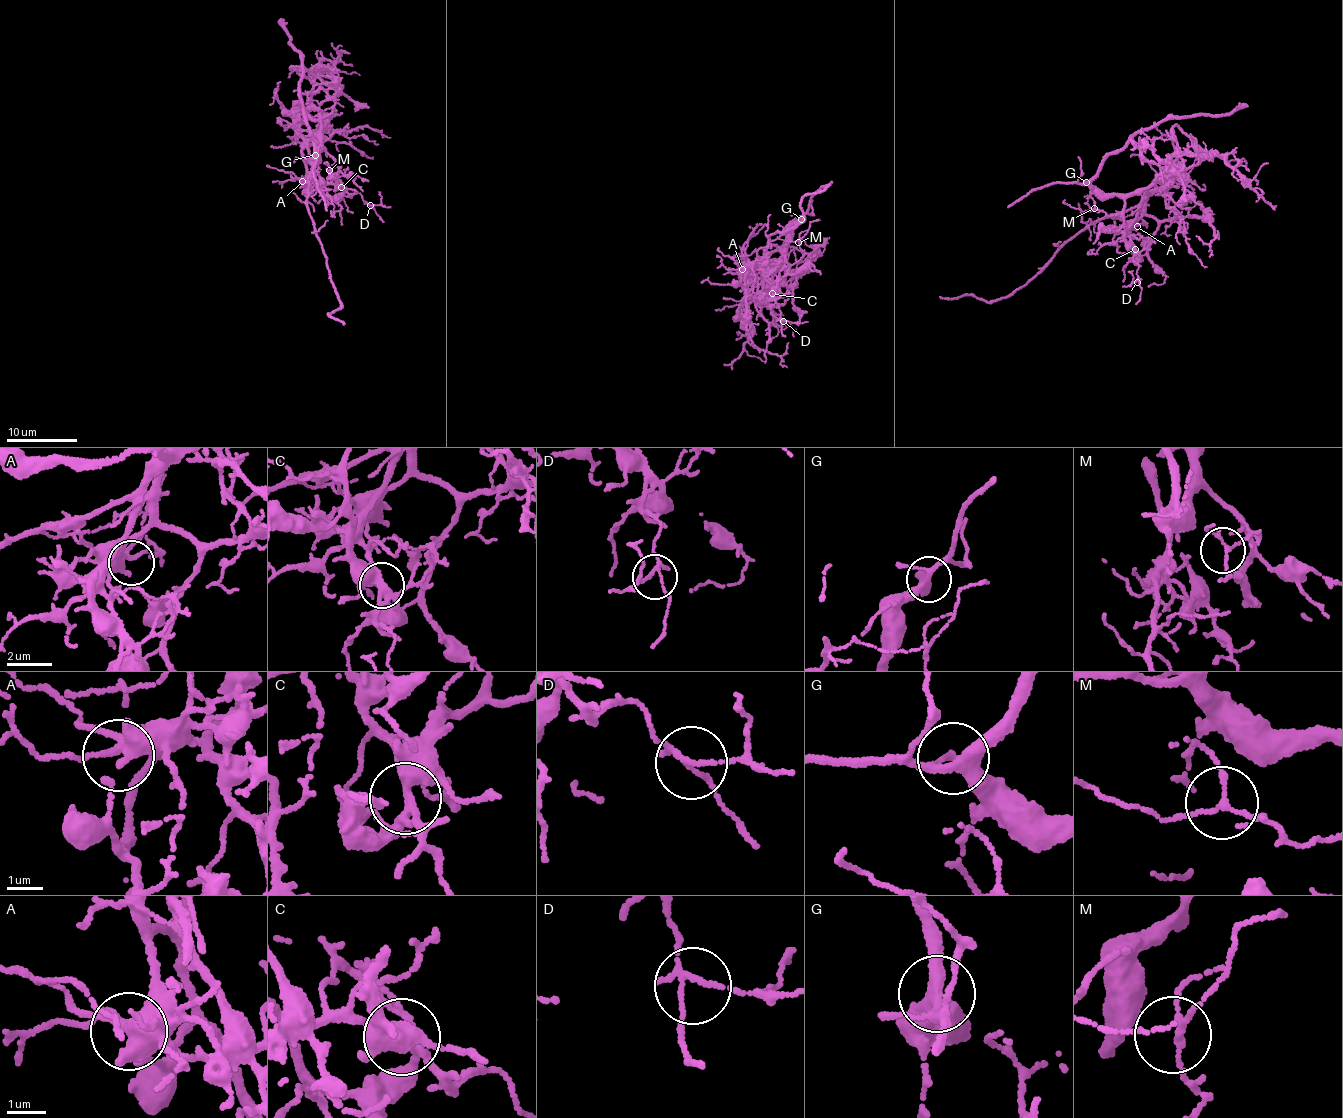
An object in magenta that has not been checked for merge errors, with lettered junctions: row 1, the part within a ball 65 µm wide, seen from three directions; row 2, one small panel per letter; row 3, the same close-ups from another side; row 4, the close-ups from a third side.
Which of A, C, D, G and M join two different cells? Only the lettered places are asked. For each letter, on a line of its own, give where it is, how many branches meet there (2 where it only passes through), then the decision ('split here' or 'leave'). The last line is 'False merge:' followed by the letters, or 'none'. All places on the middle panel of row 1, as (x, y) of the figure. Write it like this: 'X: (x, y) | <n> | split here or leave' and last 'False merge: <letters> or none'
A: (742, 269) | 4 | leave
C: (772, 293) | 4 | split here
D: (783, 321) | 4 | leave
G: (801, 219) | 4 | leave
M: (798, 242) | 3 | leave
False merge: C

